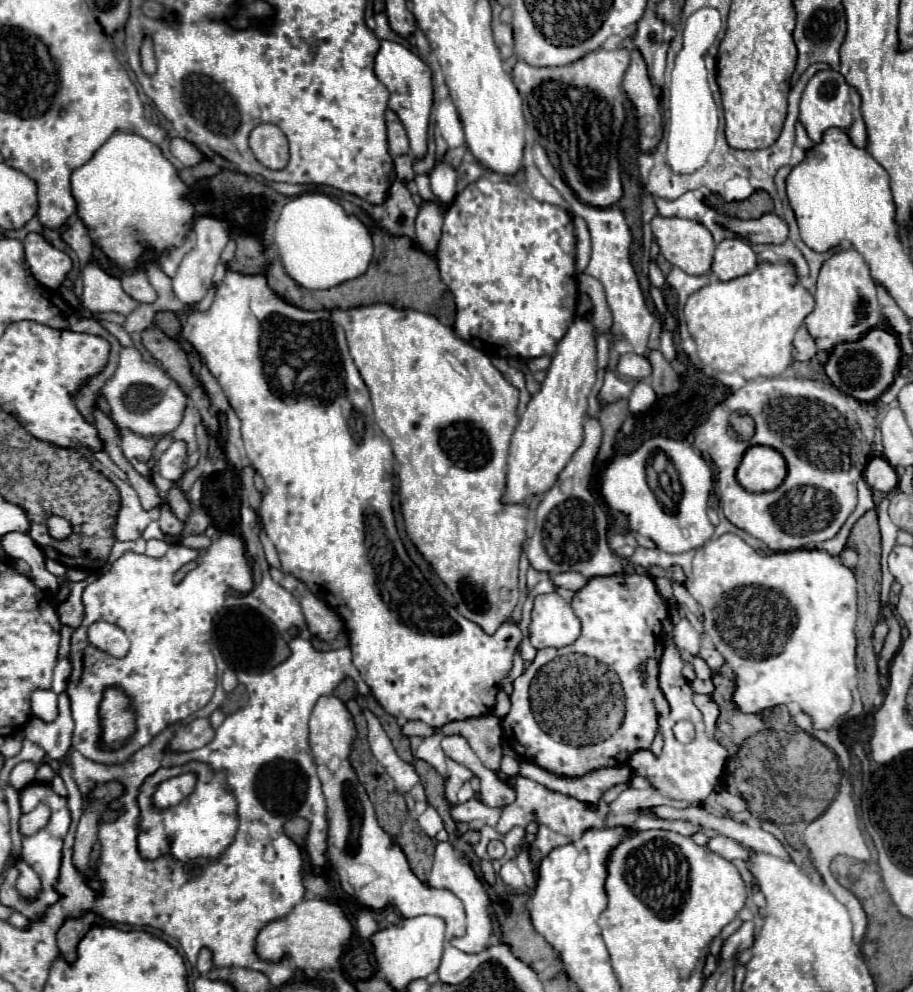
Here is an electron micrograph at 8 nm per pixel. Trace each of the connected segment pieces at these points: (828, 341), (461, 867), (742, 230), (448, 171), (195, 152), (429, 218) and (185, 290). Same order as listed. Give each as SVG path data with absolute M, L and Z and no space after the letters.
M854 248L838 250L822 264L814 298L816 308L806 316L804 324L810 330L810 336L816 338L822 352L830 352L830 346L834 346L834 342L862 338L866 330L878 328L882 322L880 304L876 300L876 284L870 276L870 268L866 266L862 254Z
M446 840L446 842L438 842L436 844L436 854L434 854L434 864L432 864L432 872L428 876L428 886L434 888L446 888L452 890L466 908L466 920L468 920L468 930L464 934L464 938L454 938L454 946L462 952L482 952L486 946L490 946L492 942L492 918L488 914L488 894L480 882L480 878L476 876L476 872L472 870L472 866L468 862L462 862L462 858L456 854L454 846Z
M772 212L758 220L734 220L726 226L752 244L782 244L788 238L788 224Z
M440 162L440 164L436 164L434 172L430 174L430 180L432 180L434 196L444 206L452 204L452 200L456 196L456 170L448 162Z
M174 138L174 140L170 142L170 150L172 150L172 154L174 154L184 166L188 166L188 168L200 164L202 158L204 158L202 152L200 152L194 144L190 144L190 142L182 140L182 138Z
M432 200L422 202L415 220L415 240L428 254L436 252L438 238L442 232L442 218L444 218L444 212L438 208L436 202Z
M200 216L194 224L194 234L196 234L196 248L190 250L184 260L180 262L178 266L178 272L172 280L172 288L174 288L174 294L188 306L192 304L198 304L206 290L210 288L212 284L212 278L214 278L214 270L216 270L216 264L220 260L220 252L224 250L224 246L228 244L230 240L230 222L220 218L220 216Z

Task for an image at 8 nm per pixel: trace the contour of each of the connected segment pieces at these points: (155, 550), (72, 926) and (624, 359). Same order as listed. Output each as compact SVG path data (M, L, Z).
M148 540L148 546L146 546L146 556L150 558L162 558L168 550L168 542L164 540Z
M82 914L78 918L66 918L56 934L58 938L58 948L64 954L64 958L68 962L74 960L74 946L78 944L78 938L82 938L82 934L86 932L86 926L90 926L94 922L94 914Z
M624 354L624 356L620 356L618 372L624 374L624 376L630 376L630 378L640 380L640 378L646 378L646 376L652 374L652 366L650 366L650 362L644 356Z

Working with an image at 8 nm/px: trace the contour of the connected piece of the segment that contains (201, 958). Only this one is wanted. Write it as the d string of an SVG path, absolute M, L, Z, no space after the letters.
M202 948L200 954L198 954L198 970L200 974L208 974L210 968L212 968L212 952L208 948Z

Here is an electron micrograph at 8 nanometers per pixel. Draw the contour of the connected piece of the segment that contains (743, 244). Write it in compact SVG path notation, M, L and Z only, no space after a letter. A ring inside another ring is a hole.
M726 238L716 246L712 272L720 280L746 276L758 266L758 256L744 238Z

